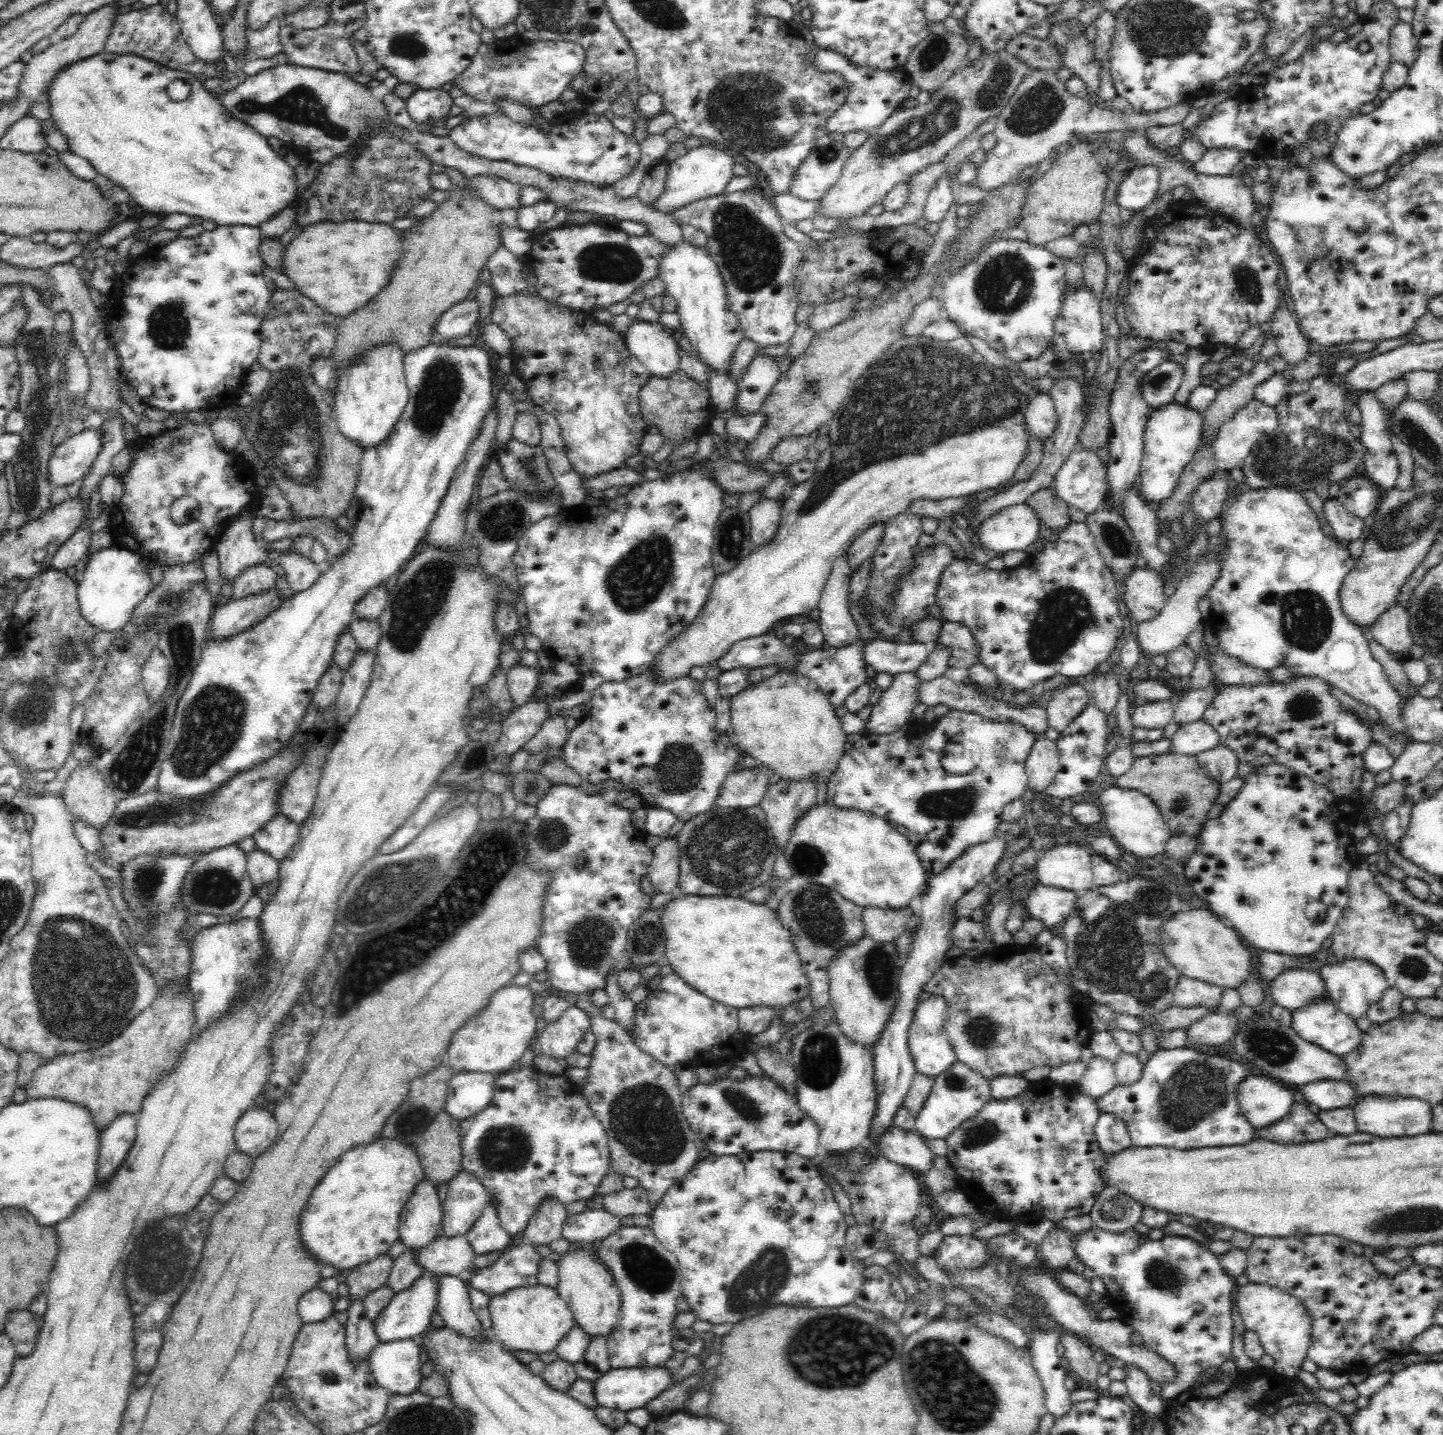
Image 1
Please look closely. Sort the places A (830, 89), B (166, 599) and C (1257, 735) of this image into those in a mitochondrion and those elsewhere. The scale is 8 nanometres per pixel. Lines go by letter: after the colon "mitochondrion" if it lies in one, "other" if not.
A: other
B: mitochondrion
C: other

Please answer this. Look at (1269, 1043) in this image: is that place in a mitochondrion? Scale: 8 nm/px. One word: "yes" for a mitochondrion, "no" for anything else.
yes

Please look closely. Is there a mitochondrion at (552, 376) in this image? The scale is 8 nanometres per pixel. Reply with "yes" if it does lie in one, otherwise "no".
no

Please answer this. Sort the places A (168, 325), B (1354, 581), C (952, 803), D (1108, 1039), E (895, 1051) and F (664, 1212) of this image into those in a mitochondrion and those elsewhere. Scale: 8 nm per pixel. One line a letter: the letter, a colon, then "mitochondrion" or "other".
A: mitochondrion
B: other
C: mitochondrion
D: other
E: other
F: other

